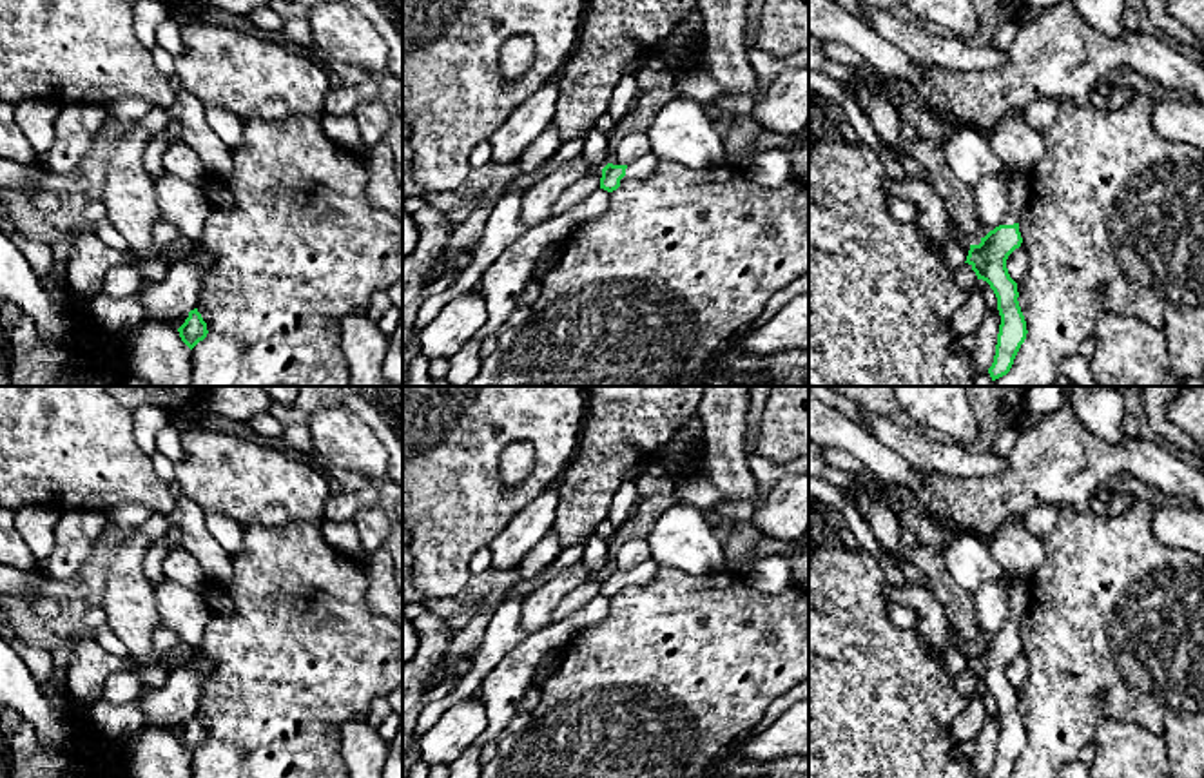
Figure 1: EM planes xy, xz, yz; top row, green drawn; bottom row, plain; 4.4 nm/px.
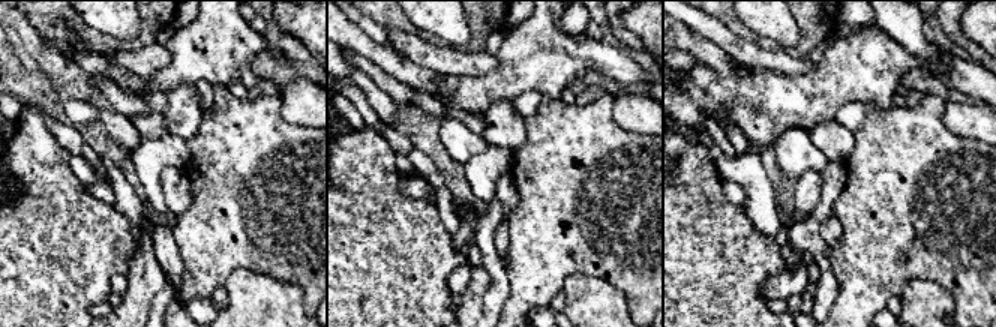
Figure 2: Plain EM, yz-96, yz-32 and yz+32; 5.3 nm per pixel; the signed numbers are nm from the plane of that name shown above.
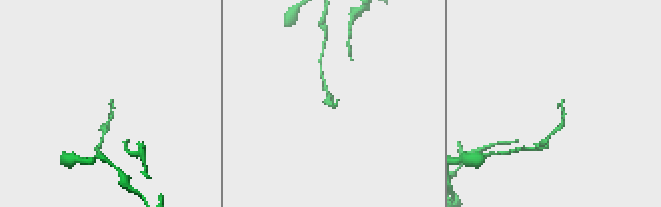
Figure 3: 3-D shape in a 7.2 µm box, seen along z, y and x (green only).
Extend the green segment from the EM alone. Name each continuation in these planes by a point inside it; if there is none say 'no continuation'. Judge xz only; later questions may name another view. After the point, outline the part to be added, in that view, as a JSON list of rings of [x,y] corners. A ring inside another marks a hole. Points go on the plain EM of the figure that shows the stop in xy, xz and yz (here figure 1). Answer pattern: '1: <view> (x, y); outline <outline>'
1: xz (642, 575); outline [[[651,559],[629,569],[626,575],[626,582],[620,586],[620,591],[627,586],[638,586],[638,588],[649,586],[655,580],[658,569],[660,569],[658,564]]]

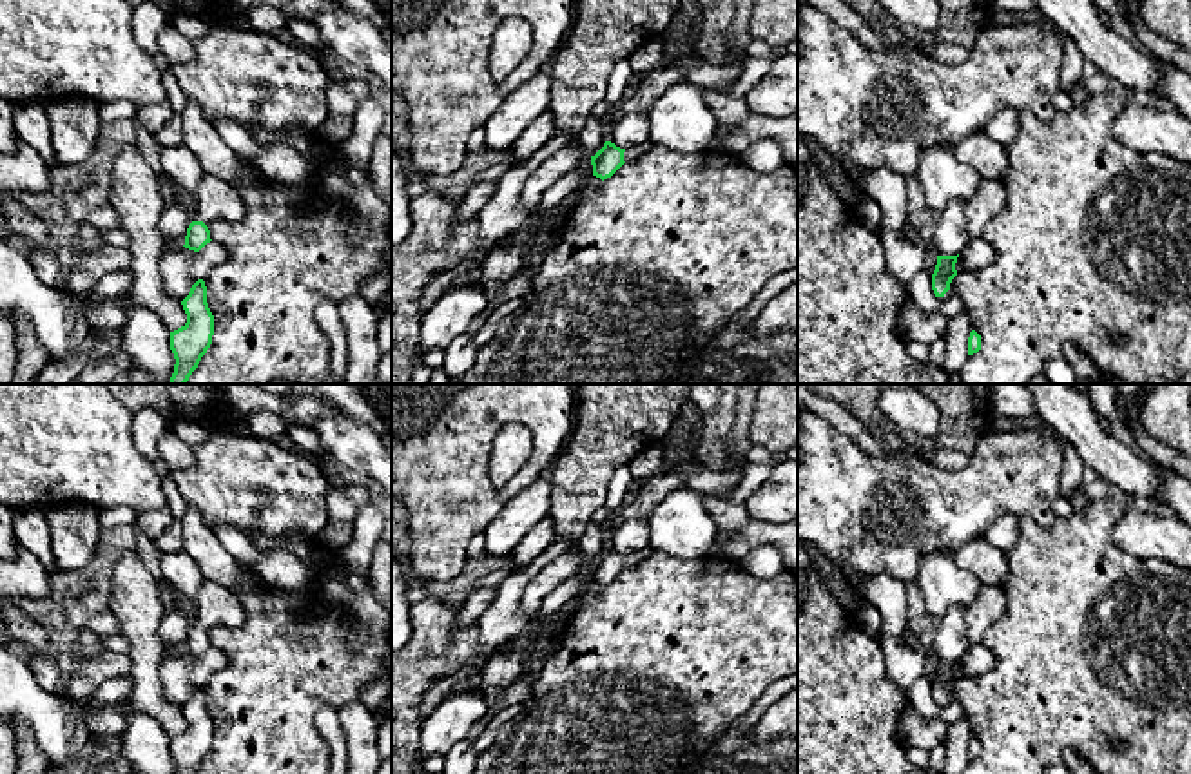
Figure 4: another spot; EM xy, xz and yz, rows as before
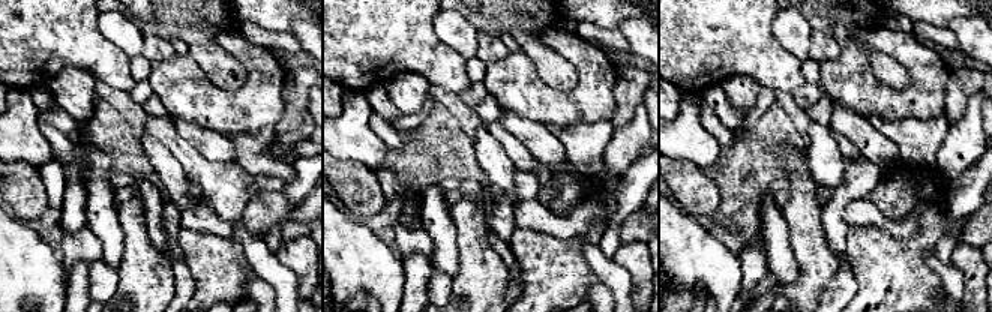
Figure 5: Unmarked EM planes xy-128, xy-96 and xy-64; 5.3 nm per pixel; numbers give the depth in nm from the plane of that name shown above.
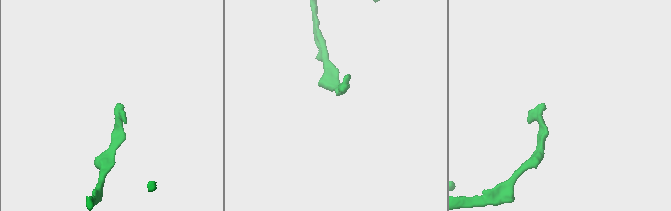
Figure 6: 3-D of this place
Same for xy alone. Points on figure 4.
1: xy (218, 606); outline [[[205,580],[198,593],[198,620],[194,627],[207,633],[212,627],[237,627],[245,622],[245,611],[236,593],[221,584]]]

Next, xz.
1: xz (633, 559); outline [[[647,547],[647,549],[640,549],[636,553],[625,555],[624,567],[629,569],[629,567],[640,566],[651,553],[653,553],[653,549]]]

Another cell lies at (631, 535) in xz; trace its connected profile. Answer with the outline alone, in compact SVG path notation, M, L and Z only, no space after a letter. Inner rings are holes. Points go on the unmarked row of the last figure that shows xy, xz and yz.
M625 520L609 537L607 547L620 555L636 553L649 547L647 520Z

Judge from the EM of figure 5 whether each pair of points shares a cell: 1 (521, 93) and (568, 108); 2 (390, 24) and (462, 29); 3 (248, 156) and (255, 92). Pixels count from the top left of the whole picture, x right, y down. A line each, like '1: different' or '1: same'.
1: same
2: different
3: different

